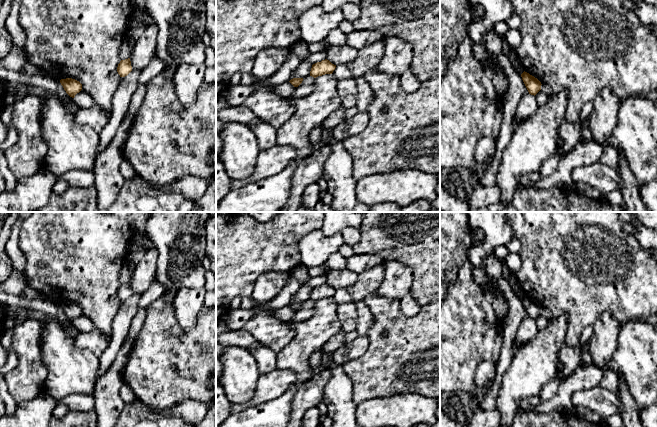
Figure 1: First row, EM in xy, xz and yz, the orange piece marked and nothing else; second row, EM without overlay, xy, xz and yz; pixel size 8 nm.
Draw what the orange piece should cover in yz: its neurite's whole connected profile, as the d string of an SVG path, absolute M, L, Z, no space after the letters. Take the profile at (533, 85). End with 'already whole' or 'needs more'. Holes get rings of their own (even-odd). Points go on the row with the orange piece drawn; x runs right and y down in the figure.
M527 72L521 74L522 80L531 95L536 95L541 90L541 82Z; already whole

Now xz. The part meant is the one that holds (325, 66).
M325 59L312 65L310 76L316 78L325 74L332 74L336 65Z; already whole

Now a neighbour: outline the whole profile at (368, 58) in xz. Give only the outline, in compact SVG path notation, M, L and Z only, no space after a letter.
M383 41L374 42L358 50L356 59L346 64L354 79L363 77L368 71L374 70L383 58L385 45Z

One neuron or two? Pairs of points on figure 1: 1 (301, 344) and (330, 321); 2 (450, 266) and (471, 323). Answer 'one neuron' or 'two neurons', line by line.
1: one neuron
2: two neurons

